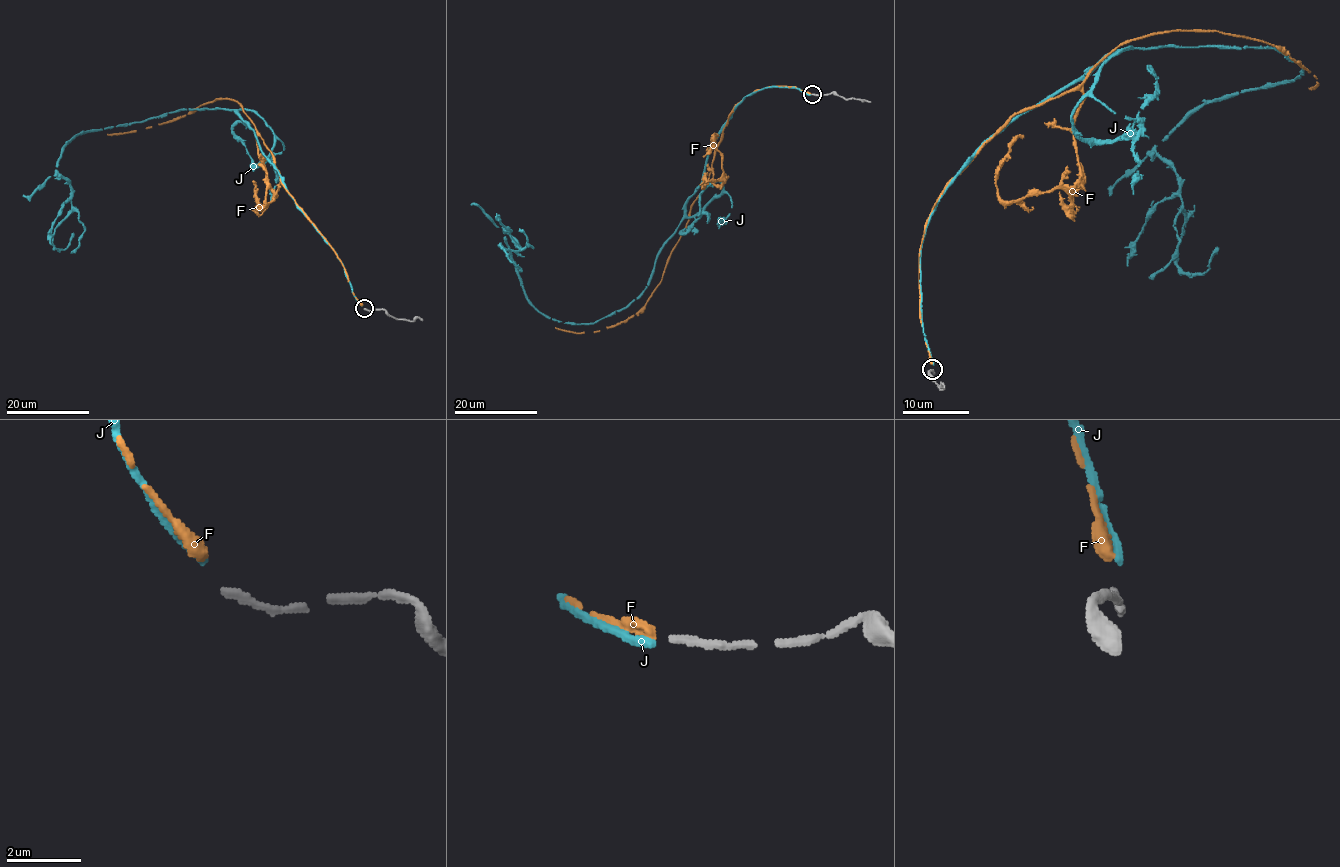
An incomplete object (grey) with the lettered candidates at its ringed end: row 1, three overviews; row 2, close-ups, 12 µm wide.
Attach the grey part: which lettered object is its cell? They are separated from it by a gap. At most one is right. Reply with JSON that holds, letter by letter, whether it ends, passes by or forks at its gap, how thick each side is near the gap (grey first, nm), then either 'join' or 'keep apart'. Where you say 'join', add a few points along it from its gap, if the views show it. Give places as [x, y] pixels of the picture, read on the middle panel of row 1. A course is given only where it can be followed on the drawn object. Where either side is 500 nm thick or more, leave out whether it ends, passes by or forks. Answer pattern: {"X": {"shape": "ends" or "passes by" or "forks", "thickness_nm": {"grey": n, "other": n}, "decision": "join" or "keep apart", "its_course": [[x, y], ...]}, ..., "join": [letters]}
{"F": {"shape": "ends", "thickness_nm": {"grey": 200, "other": 320}, "decision": "join", "its_course": [[810, 94], [770, 86], [740, 101], [660, 284], [636, 314], [596, 332], [555, 327]]}, "J": {"shape": "ends", "thickness_nm": {"grey": 200, "other": 240}, "decision": "keep apart"}, "join": ["F"]}

